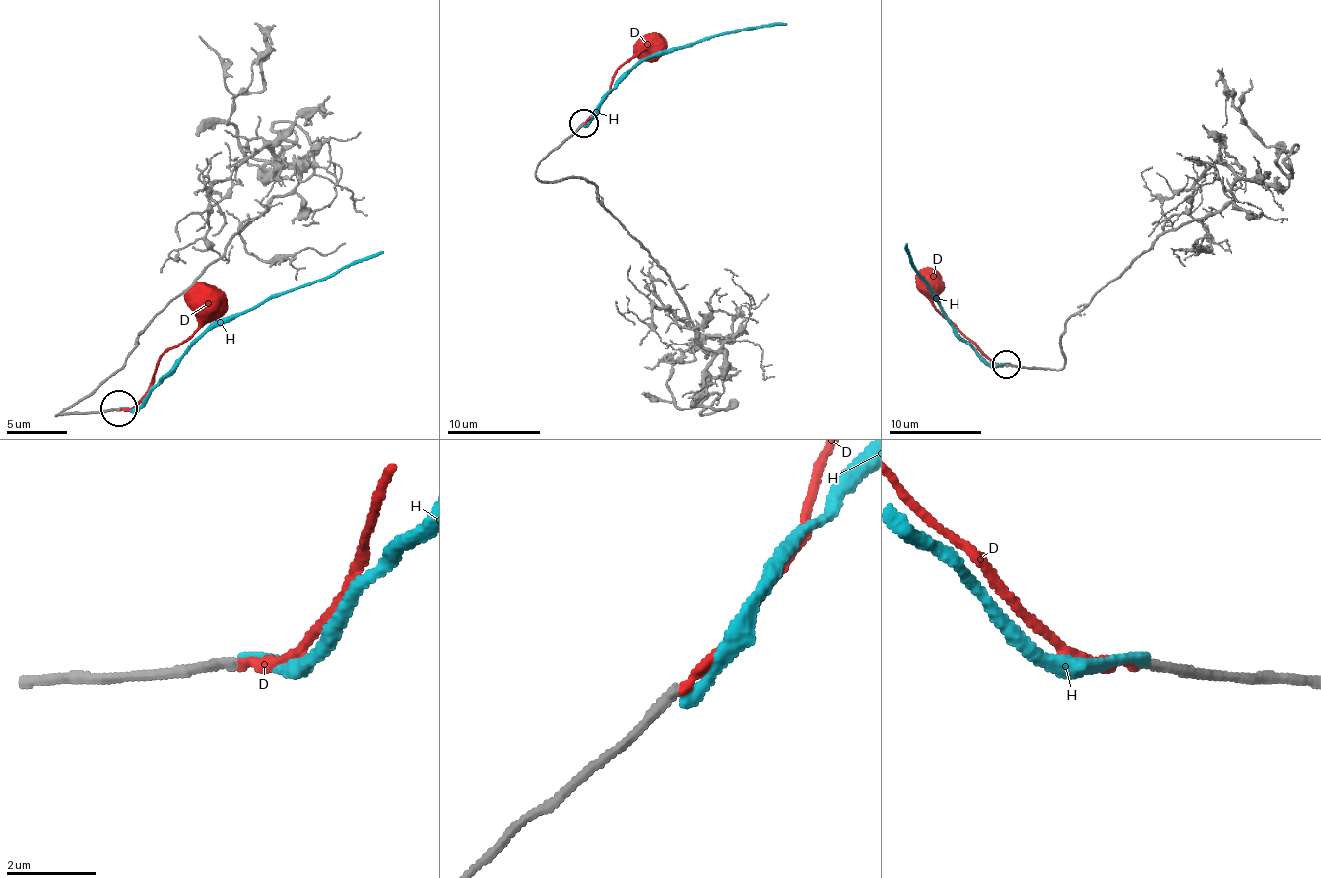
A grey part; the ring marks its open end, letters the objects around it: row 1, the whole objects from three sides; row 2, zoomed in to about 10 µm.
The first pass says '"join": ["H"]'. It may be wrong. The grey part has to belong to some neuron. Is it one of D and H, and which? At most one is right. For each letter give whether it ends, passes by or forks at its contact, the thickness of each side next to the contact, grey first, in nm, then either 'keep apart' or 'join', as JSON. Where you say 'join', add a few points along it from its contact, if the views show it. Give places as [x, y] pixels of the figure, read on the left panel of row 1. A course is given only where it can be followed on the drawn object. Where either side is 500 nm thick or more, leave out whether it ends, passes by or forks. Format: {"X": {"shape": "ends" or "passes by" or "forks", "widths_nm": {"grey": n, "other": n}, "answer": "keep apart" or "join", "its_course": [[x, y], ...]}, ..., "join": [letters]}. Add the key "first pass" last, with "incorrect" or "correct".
{"D": {"shape": "ends", "widths_nm": {"grey": 240, "other": 220}, "answer": "join", "its_course": [[120, 410], [129, 410], [141, 399], [157, 362], [199, 326], [199, 308], [208, 298]]}, "H": {"shape": "ends", "widths_nm": {"grey": 240, "other": 280}, "answer": "keep apart"}, "join": ["D"], "first pass": "incorrect"}

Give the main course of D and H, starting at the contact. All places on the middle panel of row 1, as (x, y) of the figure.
D: (584, 124), (601, 103), (613, 75), (640, 52), (652, 47)
H: (584, 124), (601, 100), (654, 54), (738, 29), (787, 24)

